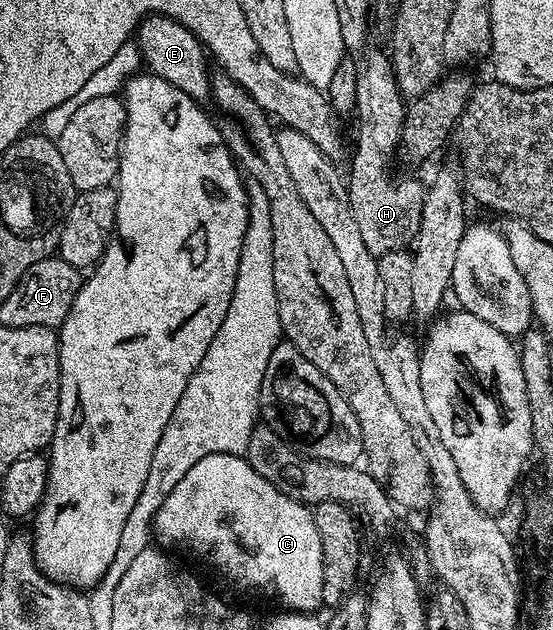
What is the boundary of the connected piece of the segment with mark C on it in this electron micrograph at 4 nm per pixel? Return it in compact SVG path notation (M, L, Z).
M221 452L220 454L208 454L208 458L200 458L200 462L196 462L196 466L192 466L192 470L188 470L188 474L184 474L184 478L180 478L180 482L176 482L176 486L172 486L172 494L168 494L168 498L164 498L164 506L160 506L160 510L154 516L152 536L163 549L183 548L184 551L199 556L208 567L215 568L232 587L239 588L242 592L267 592L268 595L275 596L282 603L279 605L283 609L292 612L313 613L314 607L322 604L324 554L320 550L320 530L316 530L313 511L307 505L276 490L276 486L272 486L272 482L268 482L268 478L256 474L256 470L252 470L245 455L233 456L227 452Z

